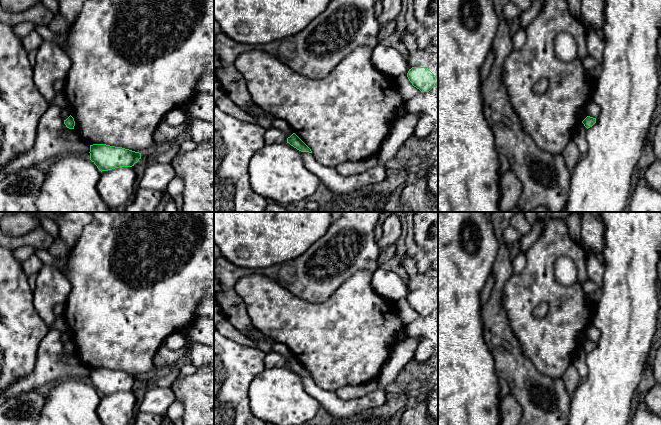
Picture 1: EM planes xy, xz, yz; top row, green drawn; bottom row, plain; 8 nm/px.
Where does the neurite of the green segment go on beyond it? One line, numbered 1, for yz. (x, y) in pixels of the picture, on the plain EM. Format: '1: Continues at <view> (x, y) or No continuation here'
1: No continuation here

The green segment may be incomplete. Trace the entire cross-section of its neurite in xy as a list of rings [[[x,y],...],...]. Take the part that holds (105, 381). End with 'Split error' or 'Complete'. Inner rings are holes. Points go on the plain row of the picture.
[[[106,368],[90,369],[90,384],[102,395],[132,391],[141,383],[141,377]]]. Complete

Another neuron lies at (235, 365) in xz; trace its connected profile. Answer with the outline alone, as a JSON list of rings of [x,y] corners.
[[[214,328],[214,425],[267,425],[252,413],[249,405],[249,387],[253,379],[266,368],[265,355],[257,347],[239,344]]]

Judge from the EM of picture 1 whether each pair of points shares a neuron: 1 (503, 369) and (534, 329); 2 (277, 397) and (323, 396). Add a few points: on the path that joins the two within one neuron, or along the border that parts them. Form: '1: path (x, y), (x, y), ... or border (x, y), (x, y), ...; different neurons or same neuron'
1: border (510, 326), (522, 353), (534, 366); different neurons
2: border (300, 376), (303, 387), (321, 406); different neurons

